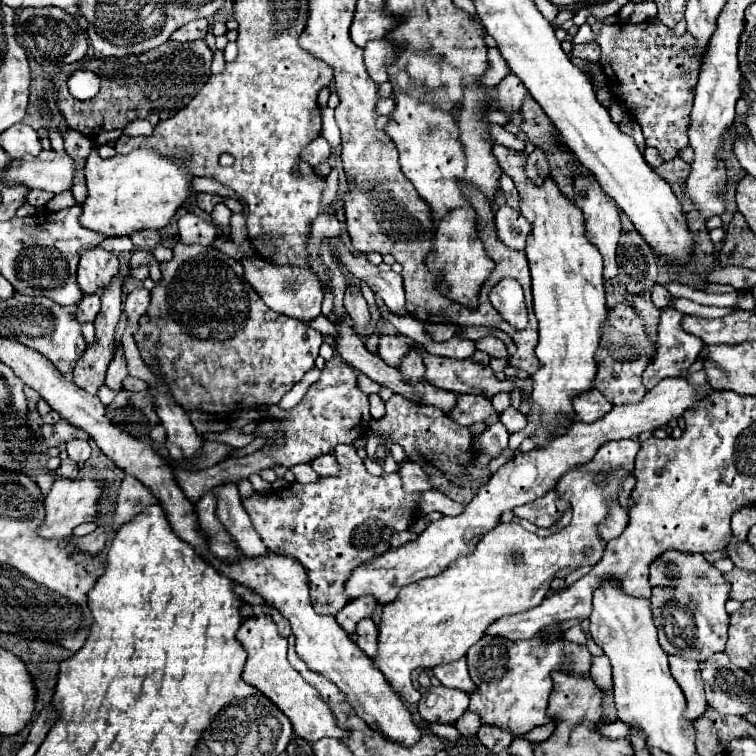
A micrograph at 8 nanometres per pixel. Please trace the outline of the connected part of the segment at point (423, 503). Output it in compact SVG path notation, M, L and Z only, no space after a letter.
M426 490L418 498L418 512L420 514L430 514L430 512L440 512L444 516L458 516L464 512L464 506L450 500L448 496L436 492L436 490Z

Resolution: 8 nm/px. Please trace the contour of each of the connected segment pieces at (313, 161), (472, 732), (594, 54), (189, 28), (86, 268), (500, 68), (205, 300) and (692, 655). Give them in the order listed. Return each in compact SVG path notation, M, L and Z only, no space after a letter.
M318 136L316 140L312 140L302 152L300 152L300 160L308 162L312 168L316 168L322 160L326 160L330 156L330 144L326 142L326 138Z
M466 712L456 724L458 732L466 738L472 738L472 740L476 740L476 734L478 734L480 726L482 726L482 722L478 720L478 714L474 714L474 712Z
M586 42L586 44L576 44L572 48L572 54L582 58L582 60L588 60L588 62L598 62L598 56L600 56L600 48L596 42Z
M192 20L188 22L186 26L178 28L170 40L174 42L192 42L192 40L198 40L198 38L204 38L208 32L208 22L206 20Z
M92 248L82 254L78 264L78 286L82 294L94 294L110 284L118 274L118 258L112 252Z
M490 48L488 50L488 70L482 76L482 86L494 88L506 78L506 74L510 74L508 64L504 62L504 58L500 56L500 52L496 48Z
M174 246L174 258L160 264L162 280L152 290L152 300L134 332L142 360L168 384L172 396L184 410L208 414L234 414L252 406L274 406L292 390L302 376L314 368L322 334L300 320L266 308L262 298L242 276L242 266L214 246Z
M676 550L664 552L660 558L656 558L650 564L650 584L652 584L652 612L654 622L658 628L660 646L666 654L676 654L686 660L704 662L716 652L724 652L726 638L728 638L728 612L724 610L724 604L728 600L728 584L722 580L722 574L704 560L702 554L682 554Z

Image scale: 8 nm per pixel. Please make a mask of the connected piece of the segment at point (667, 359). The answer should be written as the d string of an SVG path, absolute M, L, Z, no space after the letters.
M674 308L662 310L658 324L658 352L642 376L646 390L654 388L664 378L680 376L696 362L704 342L682 330L682 318L684 314Z

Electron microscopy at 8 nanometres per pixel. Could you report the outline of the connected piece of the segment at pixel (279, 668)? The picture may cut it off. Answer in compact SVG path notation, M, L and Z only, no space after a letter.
M258 610L256 616L252 614L250 618L242 620L240 630L236 632L236 640L242 644L242 648L248 652L248 660L242 672L242 680L256 690L260 690L266 698L270 698L282 714L288 716L292 722L294 732L304 738L306 742L316 742L324 736L328 738L344 738L350 732L342 732L334 720L334 714L330 708L322 702L322 698L302 680L298 670L294 670L288 660L286 660L286 638L278 636L278 630L272 624L270 614Z

